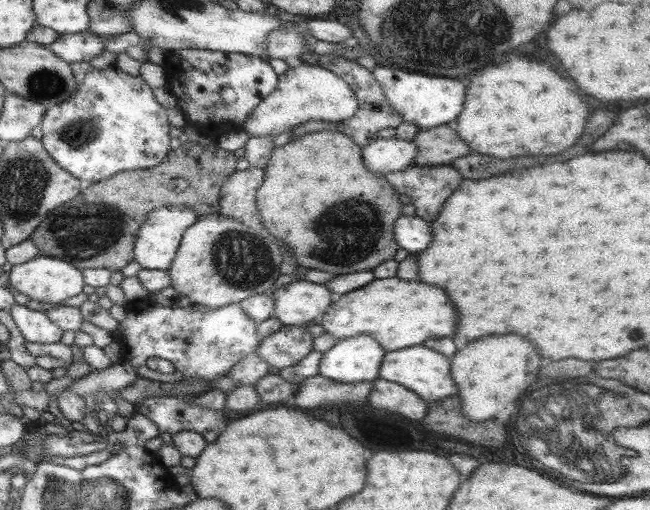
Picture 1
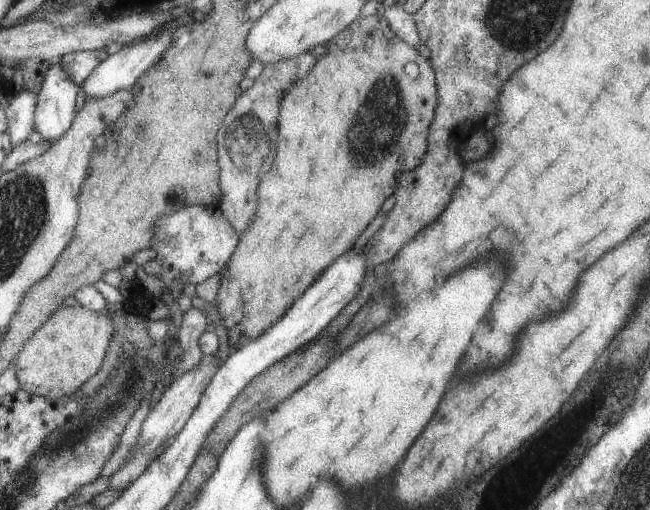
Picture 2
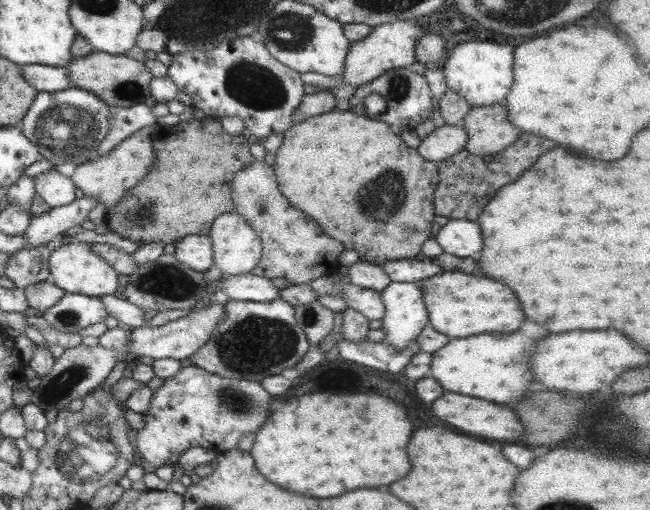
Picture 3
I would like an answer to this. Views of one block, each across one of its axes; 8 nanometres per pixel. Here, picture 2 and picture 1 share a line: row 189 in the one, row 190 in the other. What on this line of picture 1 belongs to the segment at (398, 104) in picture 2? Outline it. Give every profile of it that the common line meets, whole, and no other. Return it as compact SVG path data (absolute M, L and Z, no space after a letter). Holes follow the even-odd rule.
M330 129L307 133L285 145L273 147L263 172L262 184L255 194L261 225L265 233L271 234L271 238L291 253L297 266L335 276L372 271L383 261L393 259L399 248L393 239L393 222L402 215L400 194L380 174L363 167L361 147L351 138Z

